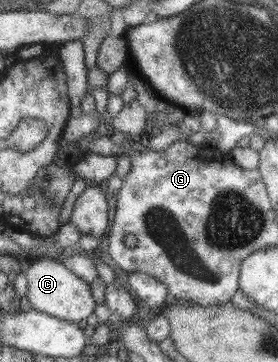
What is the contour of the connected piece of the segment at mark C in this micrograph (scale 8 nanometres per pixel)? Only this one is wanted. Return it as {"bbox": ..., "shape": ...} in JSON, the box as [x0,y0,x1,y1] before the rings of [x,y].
{"bbox":[23,258,97,324],"shape":[[[27,258],[23,273],[26,275],[27,281],[26,299],[31,309],[38,310],[61,321],[75,324],[87,319],[94,311],[94,306],[97,303],[91,296],[90,286],[77,278],[70,270],[67,270],[58,259]]]}

